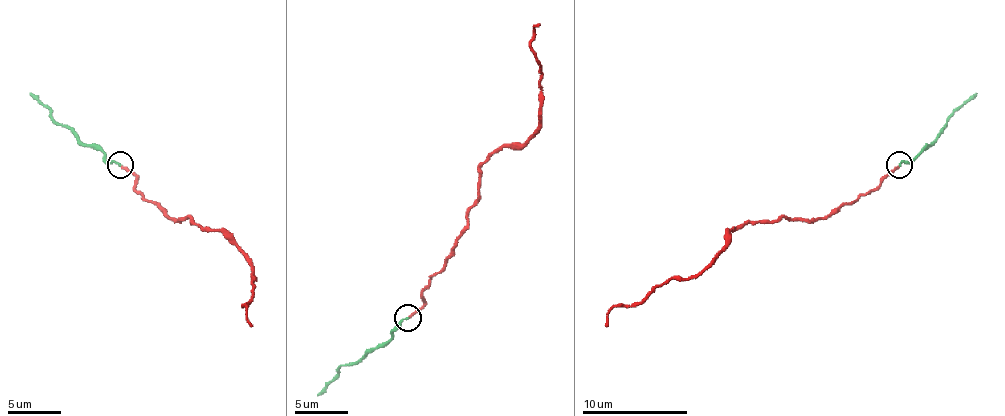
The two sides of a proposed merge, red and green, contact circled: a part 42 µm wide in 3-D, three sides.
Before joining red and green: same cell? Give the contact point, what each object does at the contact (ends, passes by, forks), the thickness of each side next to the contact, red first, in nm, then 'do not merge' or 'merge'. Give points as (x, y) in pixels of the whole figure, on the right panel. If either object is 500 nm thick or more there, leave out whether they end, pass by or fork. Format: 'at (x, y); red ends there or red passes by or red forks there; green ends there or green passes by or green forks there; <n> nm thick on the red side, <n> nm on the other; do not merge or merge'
at (899, 164); red ends there; green ends there; 200 nm thick on the red side, 160 nm on the other; do not merge

